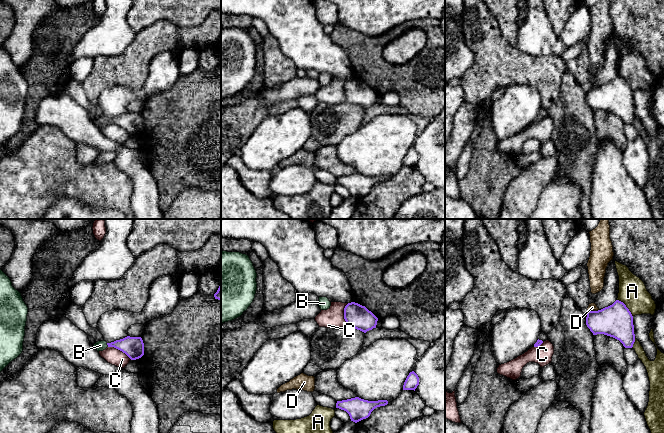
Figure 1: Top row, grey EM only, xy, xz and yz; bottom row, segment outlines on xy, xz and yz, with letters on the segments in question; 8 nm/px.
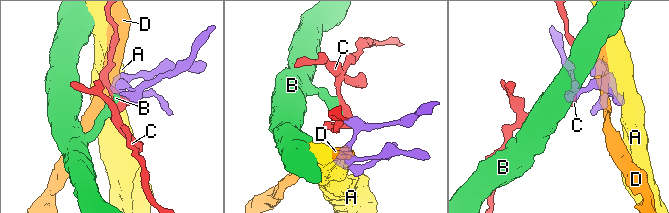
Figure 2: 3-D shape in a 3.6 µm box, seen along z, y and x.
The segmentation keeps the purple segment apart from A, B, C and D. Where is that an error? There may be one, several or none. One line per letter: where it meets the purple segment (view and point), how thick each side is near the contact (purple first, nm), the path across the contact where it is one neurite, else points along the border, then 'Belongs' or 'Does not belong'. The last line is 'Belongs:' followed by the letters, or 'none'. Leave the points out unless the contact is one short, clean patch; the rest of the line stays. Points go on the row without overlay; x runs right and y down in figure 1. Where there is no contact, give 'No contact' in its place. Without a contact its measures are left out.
A: Touches purple at yz (626, 83). Thickness 260 nm (purple) against 220 nm. Boundary: yz (617, 75), (625, 81), (632, 92). Does not belong
B: Touches purple at xy (107, 120). Thickness 170 nm (purple) against 80 nm. Path across: xy (133, 123), (122, 120), (107, 120), (100, 121). Belongs
C: Touches purple at xy (120, 126). Thickness 170 nm (purple) against 130 nm. Boundary: xy (108, 122), (121, 126), (131, 135). Does not belong
D: Touches purple at yz (593, 87). Thickness 260 nm (purple) against 60 nm. Boundary: yz (598, 85), (588, 87). Does not belong
Belongs: B

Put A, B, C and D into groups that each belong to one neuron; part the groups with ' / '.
A / B / C / D

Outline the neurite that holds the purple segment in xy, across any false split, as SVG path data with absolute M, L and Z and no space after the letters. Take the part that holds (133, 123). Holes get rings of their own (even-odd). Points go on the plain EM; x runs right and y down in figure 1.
M127 112L111 119L103 116L96 118L93 122L98 128L105 126L107 123L114 123L125 129L131 136L139 135L144 131L144 119L141 113Z

